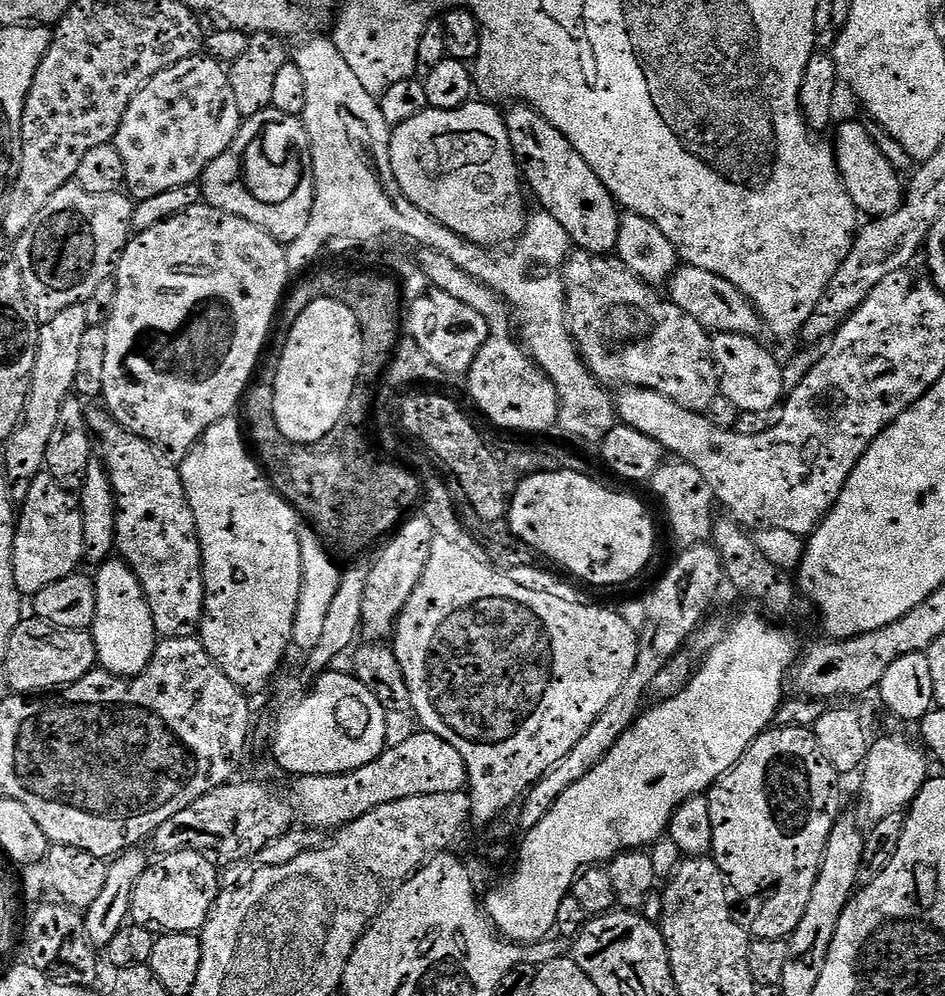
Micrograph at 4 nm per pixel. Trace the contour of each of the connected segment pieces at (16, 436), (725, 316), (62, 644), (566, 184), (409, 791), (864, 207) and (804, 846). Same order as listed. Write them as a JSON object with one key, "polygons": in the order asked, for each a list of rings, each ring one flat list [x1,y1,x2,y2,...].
{"polygons":[[[83,303,75,304,39,325,36,361,32,371,32,383,28,389,28,404,24,408,24,418,20,422,20,427,14,430,12,437,3,445,2,471,8,475,13,501,24,501,32,485,32,479,45,471,46,450,50,436,58,423,59,411,62,410,64,400,73,395,82,336,90,325,88,312,84,308,87,307]],[[691,266,677,267,670,277,672,293,670,299,690,318,694,318,709,333,729,332,739,336,759,337,762,332,762,317,760,311,752,305,748,295,731,284,726,278,714,274,710,270,702,270]],[[21,619,6,646,6,682,16,694,47,694,78,682,97,667,96,647,91,631,69,632,44,620]],[[523,102,513,103,509,108,512,109,506,112,504,125,508,127,512,153,530,192,532,187,533,194,540,199,539,207,562,222,577,249,597,254,615,253,622,219,616,197,609,194,608,187,594,174,586,158,535,108]],[[417,730,401,744,394,744,385,747,374,762,353,772,343,772,341,776,299,777,292,788,299,815,301,812,305,822,316,828,339,830,383,804,426,794,459,792,468,784,468,767,462,754,433,732]],[[848,120,836,132,834,139,834,151,836,153,836,165,840,167,840,177,844,180,846,190,850,198,856,203,865,217,879,218,888,216,891,212,897,212,904,202,906,184,896,173,894,165,888,161,888,156,876,145,874,137,868,133,864,124,856,120]],[[772,726,749,745,737,764,707,789,710,822,714,826,711,859,735,891,737,888,748,896,768,896,768,909,752,916,750,932,755,939,756,936,760,940,791,937,802,922,834,823,832,783,836,778,837,773,807,727]]]}

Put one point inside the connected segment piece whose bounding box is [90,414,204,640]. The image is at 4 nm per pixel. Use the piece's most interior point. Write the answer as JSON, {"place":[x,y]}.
{"place":[155,530]}

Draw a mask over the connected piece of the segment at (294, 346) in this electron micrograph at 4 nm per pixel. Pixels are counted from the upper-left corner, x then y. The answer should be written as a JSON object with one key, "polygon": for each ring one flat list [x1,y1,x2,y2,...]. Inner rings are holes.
{"polygon":[[310,302,302,314,291,321,292,329,287,329,289,337,288,351,284,354,283,364,275,370,276,407,274,418,278,430,291,437,292,440,316,439,331,428,336,417,343,411,351,391,352,380,355,379,356,367,360,360,360,336,357,336,356,321,340,304]]}

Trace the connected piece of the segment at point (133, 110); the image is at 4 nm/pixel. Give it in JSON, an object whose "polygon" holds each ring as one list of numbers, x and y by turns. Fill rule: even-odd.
{"polygon":[[197,54,161,72,153,71,141,83,138,94,134,94,114,141,118,154,122,154,122,166,126,166,127,195,139,202,176,187,197,183,206,166,210,166,210,162,234,142,241,123,238,102,234,102,234,90,228,81,225,65,212,56]]}

